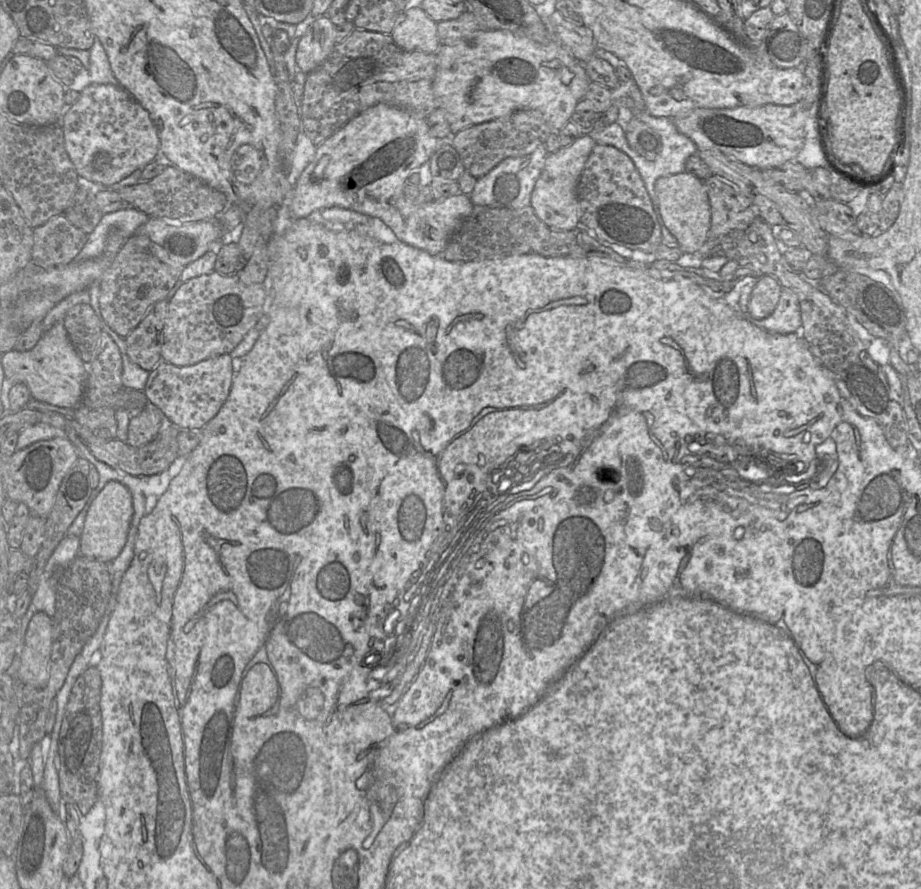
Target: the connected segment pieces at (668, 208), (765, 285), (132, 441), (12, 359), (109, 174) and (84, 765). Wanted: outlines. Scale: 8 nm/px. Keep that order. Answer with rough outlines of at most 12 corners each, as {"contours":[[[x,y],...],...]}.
{"contours":[[[661,176],[662,220],[684,253],[707,240],[711,206],[704,181]],[[761,275],[750,296],[748,311],[765,319],[776,309],[781,284]],[[148,404],[130,413],[126,443],[141,447],[158,434],[163,413]],[[62,321],[1,355],[31,398],[75,409],[88,375]],[[89,85],[59,124],[82,182],[116,189],[161,157],[149,113]],[[97,667],[76,679],[58,737],[61,799],[80,818],[99,800]]]}

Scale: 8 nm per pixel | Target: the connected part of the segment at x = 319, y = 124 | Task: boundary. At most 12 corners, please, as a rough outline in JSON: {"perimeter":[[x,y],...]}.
{"perimeter":[[355,28],[308,74],[318,147],[379,103],[426,118],[436,53]]}

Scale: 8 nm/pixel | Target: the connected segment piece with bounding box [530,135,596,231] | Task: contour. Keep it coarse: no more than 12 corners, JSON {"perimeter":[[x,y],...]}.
{"perimeter":[[596,142],[548,153],[531,194],[554,230],[579,226],[577,184]]}

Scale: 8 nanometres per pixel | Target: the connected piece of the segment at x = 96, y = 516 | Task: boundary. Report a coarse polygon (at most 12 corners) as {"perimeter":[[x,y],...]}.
{"perimeter":[[109,481],[91,503],[79,553],[109,563],[133,517],[126,486]]}

